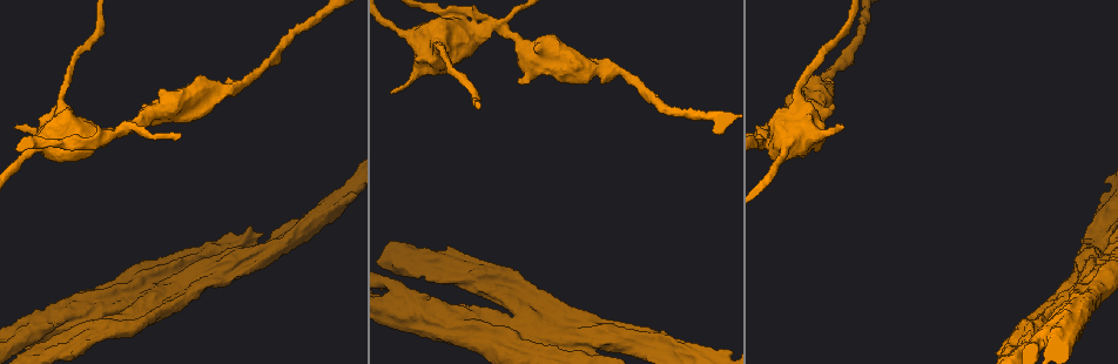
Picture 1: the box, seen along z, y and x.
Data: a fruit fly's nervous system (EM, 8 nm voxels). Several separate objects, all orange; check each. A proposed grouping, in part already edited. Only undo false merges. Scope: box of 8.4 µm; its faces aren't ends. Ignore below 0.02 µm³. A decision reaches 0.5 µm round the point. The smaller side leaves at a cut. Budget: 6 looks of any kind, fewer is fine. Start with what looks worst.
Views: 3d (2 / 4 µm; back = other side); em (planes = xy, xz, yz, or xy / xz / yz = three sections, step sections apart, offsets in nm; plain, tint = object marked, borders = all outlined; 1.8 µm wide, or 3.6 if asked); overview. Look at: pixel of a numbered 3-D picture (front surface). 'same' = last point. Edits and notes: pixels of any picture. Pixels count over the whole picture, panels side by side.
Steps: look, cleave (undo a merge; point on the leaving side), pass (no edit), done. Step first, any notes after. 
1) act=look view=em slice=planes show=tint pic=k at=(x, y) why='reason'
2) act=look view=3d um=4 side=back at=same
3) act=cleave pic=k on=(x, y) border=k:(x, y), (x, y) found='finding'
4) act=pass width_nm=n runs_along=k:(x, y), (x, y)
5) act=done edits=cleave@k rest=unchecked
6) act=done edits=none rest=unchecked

act=look view=em um=3.6 slice=planes show=tint pic=1 at=(1045, 338) why='side arm on a straight run'

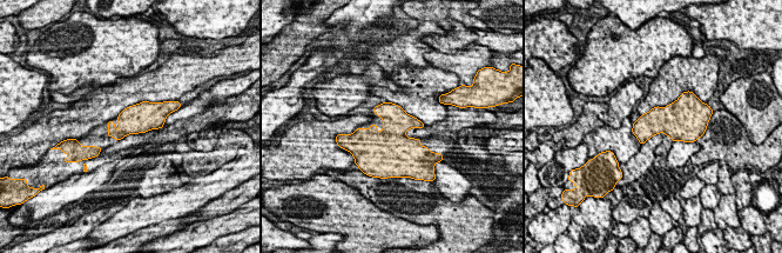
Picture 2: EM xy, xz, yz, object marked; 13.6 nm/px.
act=pass found='continuous, no second neuron'

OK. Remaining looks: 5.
act=look view=em slice=xy step=8 show=tint pic=1 at=(127, 128) why='thick turns thin'

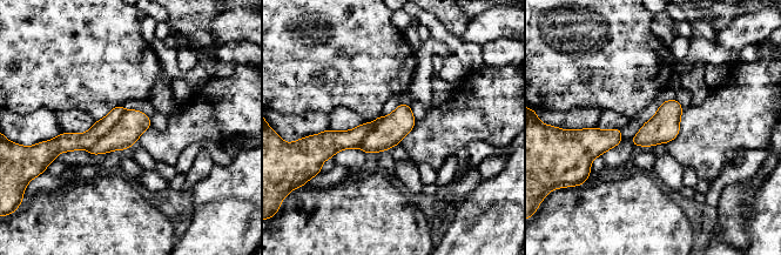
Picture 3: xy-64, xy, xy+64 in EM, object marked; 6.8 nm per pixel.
act=look view=em slice=planes show=tint at=same why='another direction'

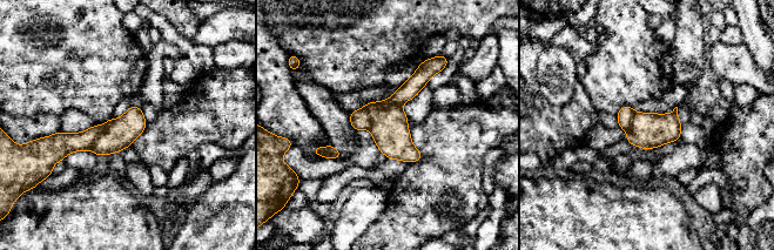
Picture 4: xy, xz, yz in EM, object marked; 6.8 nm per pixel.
act=cleave pic=4 on=(389, 124) found='two neurons meet here'

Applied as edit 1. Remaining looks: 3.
act=look view=em um=3.6 slice=xy step=16 show=tint pic=1 at=(411, 32) why='sudden change in width'

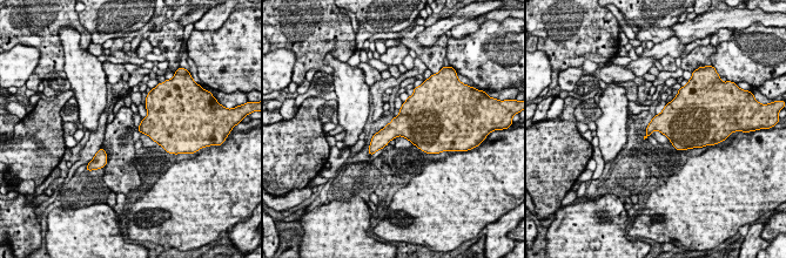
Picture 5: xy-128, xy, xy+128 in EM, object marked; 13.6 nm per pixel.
act=look view=em um=3.6 slice=planes show=tint at=same

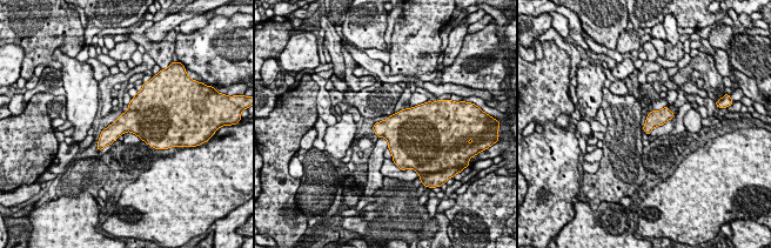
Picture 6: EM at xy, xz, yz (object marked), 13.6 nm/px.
act=pass found='one neuron here'

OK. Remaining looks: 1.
act=done edits=cleave@4 rest=unchecked

